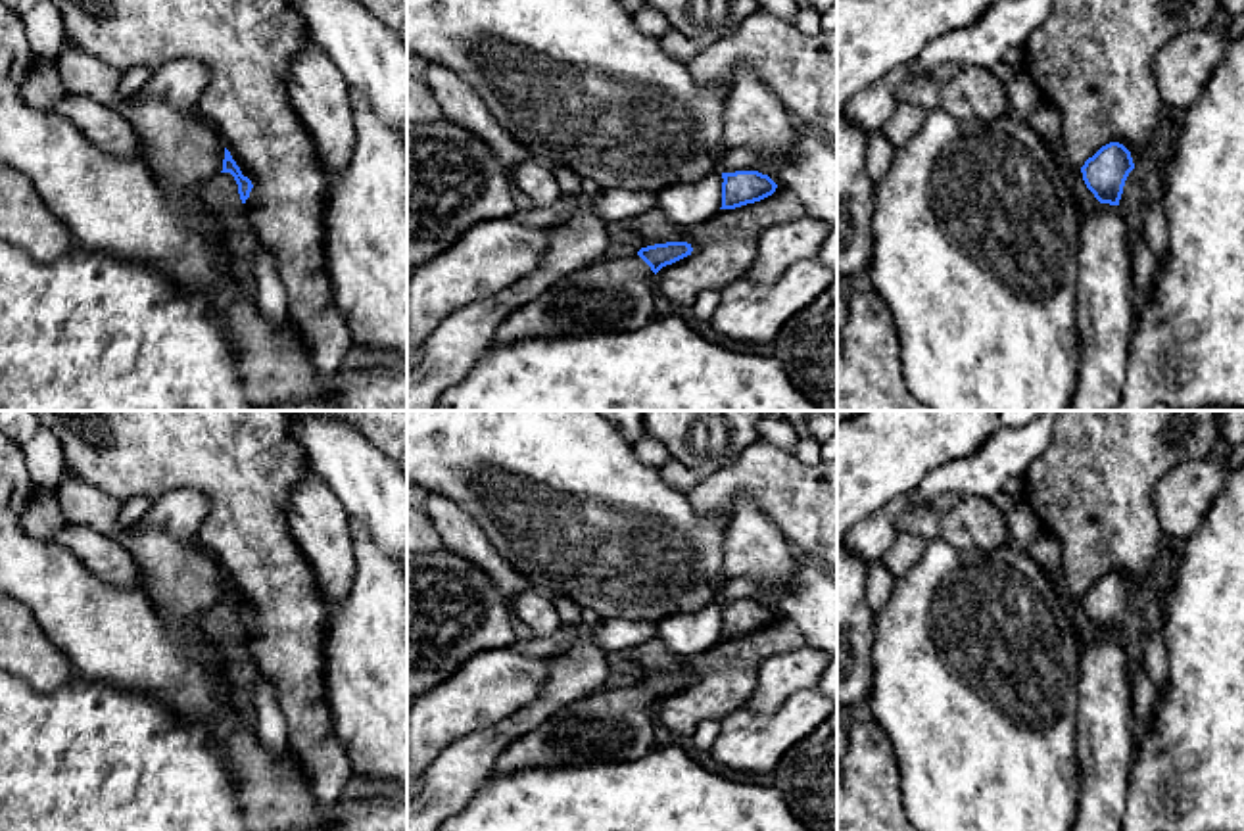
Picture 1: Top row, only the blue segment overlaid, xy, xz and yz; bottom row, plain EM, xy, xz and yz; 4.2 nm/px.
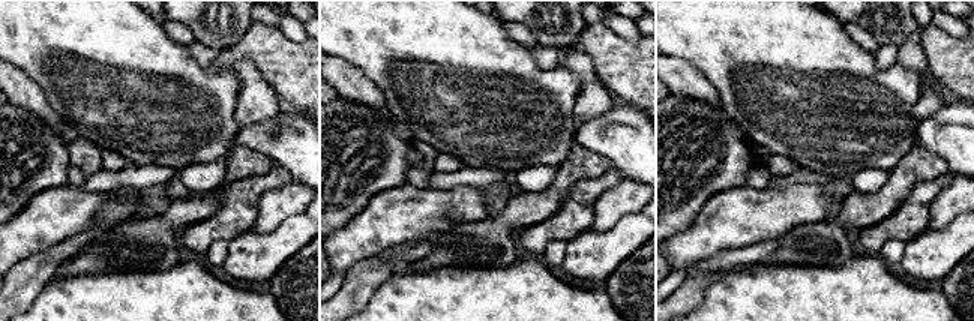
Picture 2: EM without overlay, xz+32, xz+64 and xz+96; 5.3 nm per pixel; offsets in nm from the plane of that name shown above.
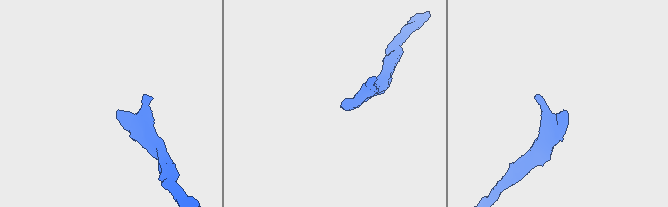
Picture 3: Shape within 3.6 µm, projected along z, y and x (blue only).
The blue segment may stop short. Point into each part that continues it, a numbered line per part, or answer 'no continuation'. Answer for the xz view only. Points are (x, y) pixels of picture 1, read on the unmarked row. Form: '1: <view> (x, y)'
1: xz (611, 726)

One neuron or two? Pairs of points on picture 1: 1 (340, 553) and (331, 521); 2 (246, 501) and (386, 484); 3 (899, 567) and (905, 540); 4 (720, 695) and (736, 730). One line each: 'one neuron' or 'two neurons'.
1: one neuron
2: two neurons
3: one neuron
4: two neurons

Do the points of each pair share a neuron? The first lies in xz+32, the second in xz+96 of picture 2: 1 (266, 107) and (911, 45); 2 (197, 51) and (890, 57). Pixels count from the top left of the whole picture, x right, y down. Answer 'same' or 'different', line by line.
1: same
2: same

